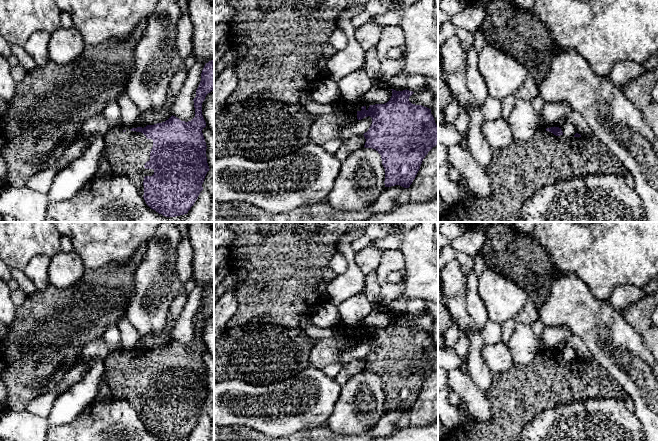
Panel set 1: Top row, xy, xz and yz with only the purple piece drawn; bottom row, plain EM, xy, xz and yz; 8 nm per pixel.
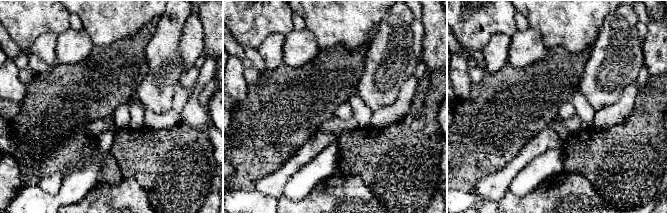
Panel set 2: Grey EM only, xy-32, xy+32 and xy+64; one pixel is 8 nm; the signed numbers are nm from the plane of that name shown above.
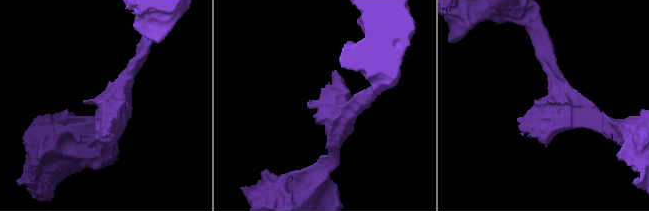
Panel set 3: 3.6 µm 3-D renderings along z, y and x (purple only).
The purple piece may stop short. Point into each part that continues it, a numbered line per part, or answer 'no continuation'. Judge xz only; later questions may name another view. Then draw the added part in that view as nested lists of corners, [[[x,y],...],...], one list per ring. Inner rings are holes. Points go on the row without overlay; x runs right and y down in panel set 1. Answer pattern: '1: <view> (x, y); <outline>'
1: xz (341, 328); [[[341,320],[335,327],[333,327],[333,330],[341,335],[345,335],[350,340],[350,343],[355,346],[358,344],[357,336],[361,335],[363,330],[365,330],[366,334],[368,334],[370,329],[363,326],[360,322],[353,329],[349,329],[348,326]]]

